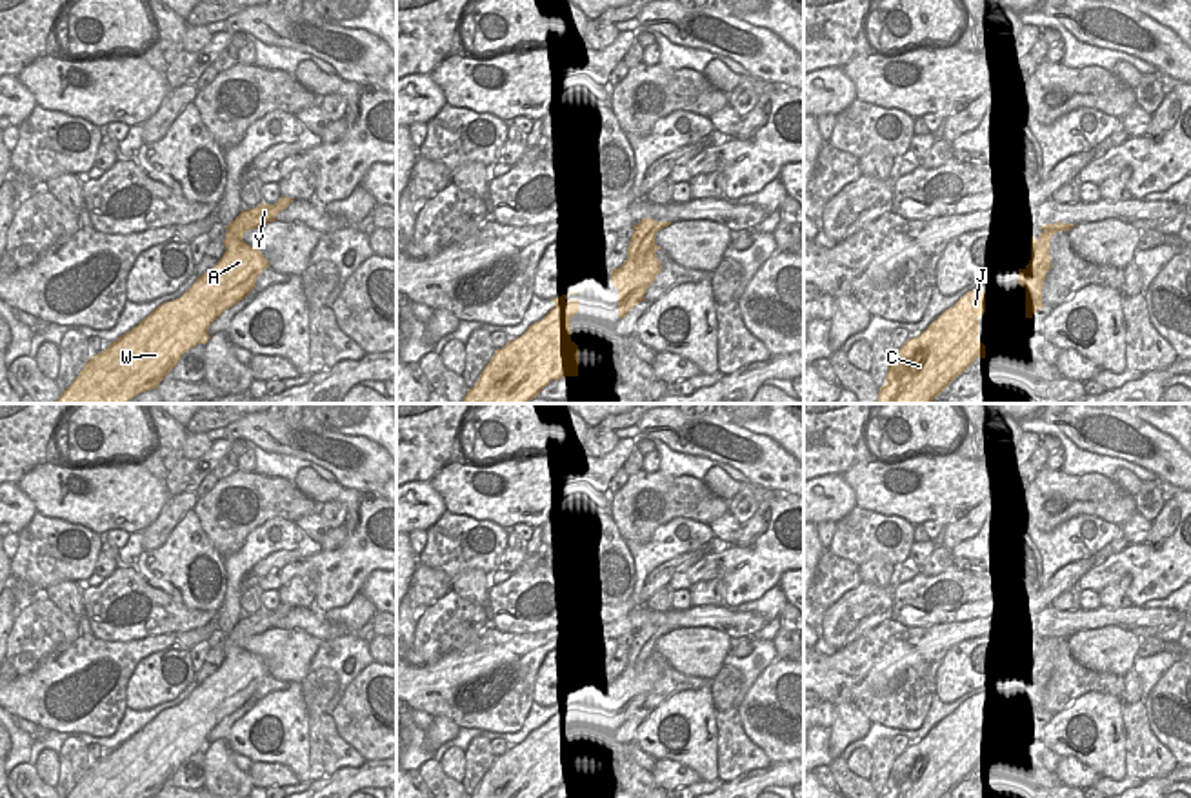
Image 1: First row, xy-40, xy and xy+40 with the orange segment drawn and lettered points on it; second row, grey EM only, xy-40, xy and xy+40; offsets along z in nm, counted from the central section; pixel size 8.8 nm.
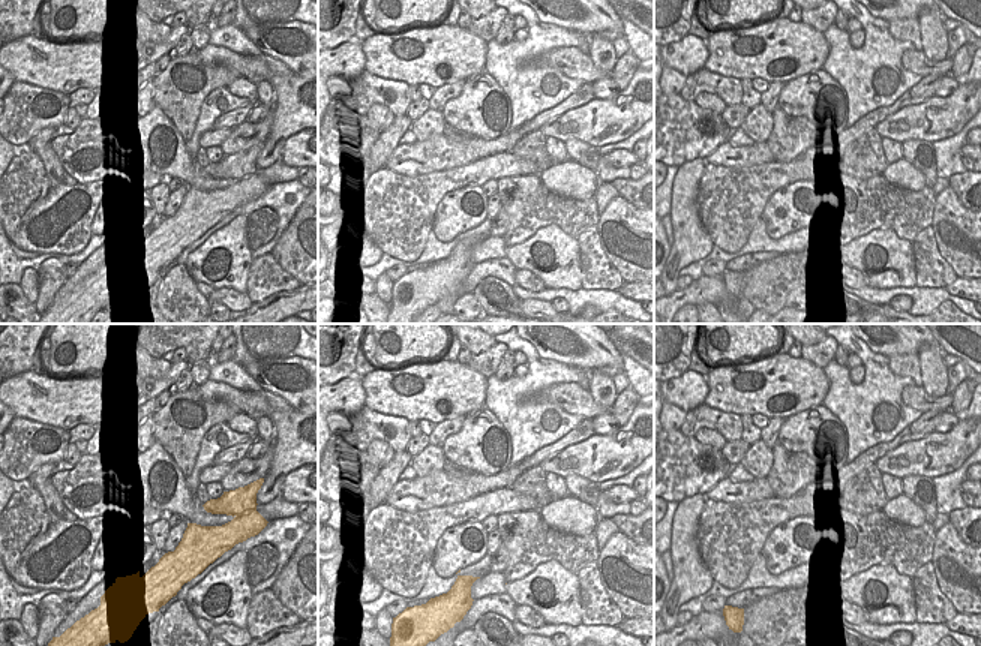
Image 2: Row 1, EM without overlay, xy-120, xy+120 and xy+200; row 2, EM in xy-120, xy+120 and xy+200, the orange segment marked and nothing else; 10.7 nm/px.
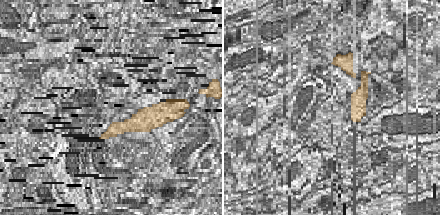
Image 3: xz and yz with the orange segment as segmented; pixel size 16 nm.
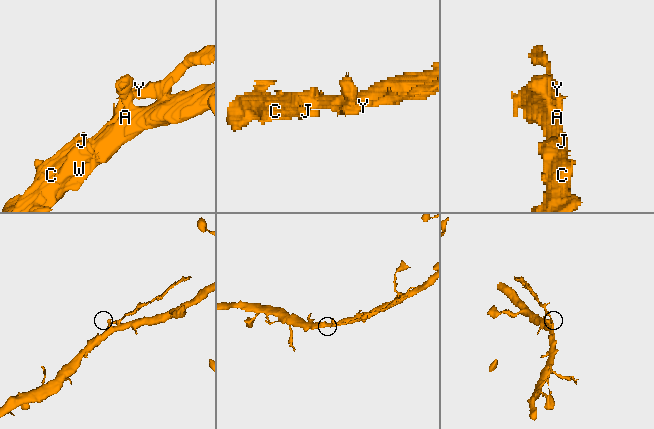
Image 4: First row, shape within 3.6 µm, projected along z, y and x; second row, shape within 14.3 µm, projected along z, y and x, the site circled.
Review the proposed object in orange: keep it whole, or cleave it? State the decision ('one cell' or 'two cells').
two cells

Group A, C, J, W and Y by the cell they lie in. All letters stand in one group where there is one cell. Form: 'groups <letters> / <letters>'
groups A C J W / Y

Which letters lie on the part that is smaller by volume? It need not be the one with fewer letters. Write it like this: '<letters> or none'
Y

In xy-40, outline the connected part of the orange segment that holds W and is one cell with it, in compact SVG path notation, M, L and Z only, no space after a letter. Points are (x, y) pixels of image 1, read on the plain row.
M231 633L225 636L225 660L218 671L198 683L180 705L164 709L105 758L89 765L65 798L151 798L160 793L184 760L198 751L207 751L209 733L225 716L244 707L253 698L258 682L269 674L269 669L258 656L242 647L233 647Z

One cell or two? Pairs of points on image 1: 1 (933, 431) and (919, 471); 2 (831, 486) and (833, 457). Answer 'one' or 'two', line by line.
1: two
2: two

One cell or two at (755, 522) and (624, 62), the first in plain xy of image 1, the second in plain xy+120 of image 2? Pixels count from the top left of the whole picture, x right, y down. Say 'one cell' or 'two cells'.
one cell

